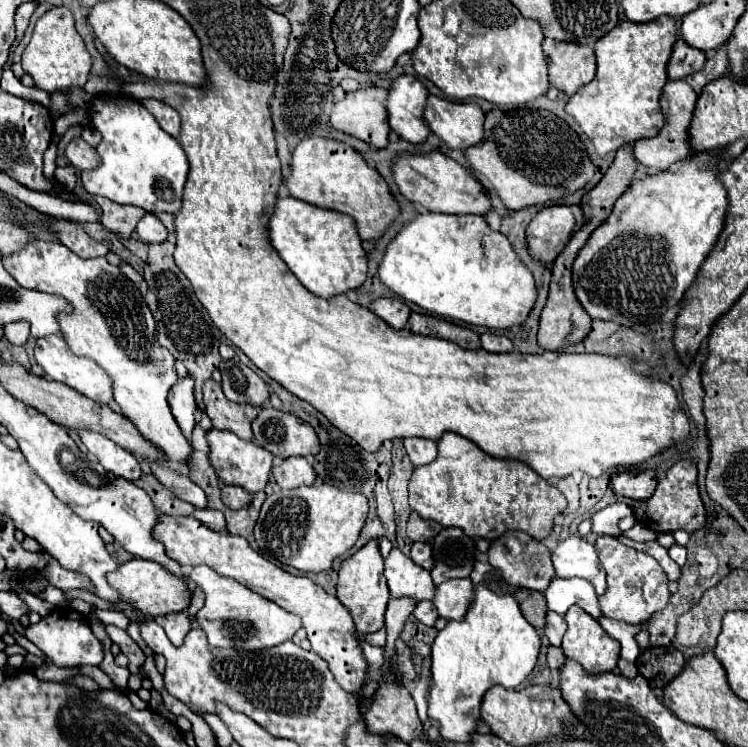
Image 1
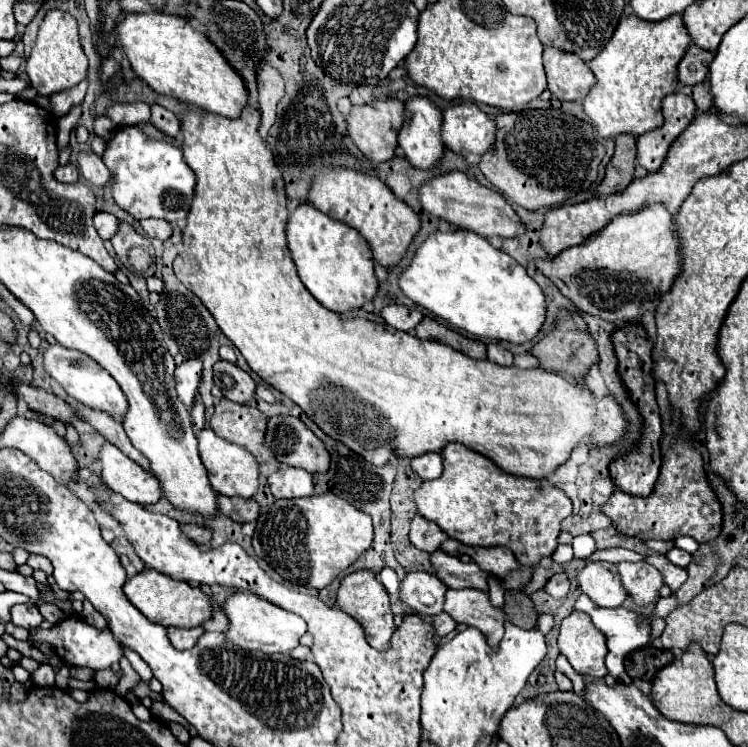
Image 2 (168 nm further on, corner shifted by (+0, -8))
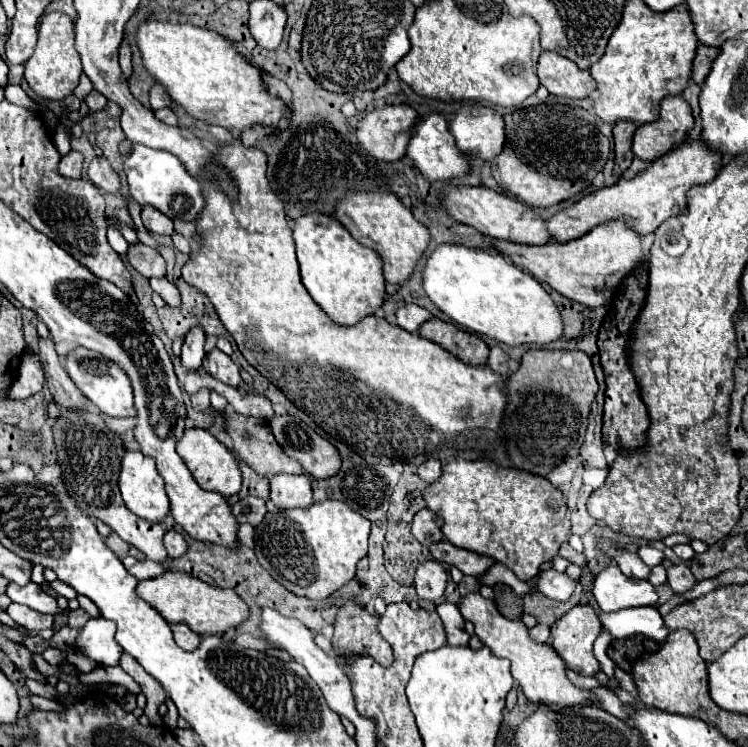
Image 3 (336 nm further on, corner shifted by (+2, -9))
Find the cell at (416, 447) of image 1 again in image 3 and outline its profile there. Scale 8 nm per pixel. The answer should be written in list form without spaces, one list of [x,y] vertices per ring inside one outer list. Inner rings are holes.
[[[427,460],[425,464],[419,466],[419,476],[427,482],[433,484],[441,478],[441,462],[439,460]]]

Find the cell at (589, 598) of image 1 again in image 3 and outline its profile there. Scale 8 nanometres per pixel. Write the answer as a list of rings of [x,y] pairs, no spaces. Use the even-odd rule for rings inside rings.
[[[643,606],[643,608],[627,608],[611,614],[601,612],[603,626],[611,632],[613,638],[629,638],[633,634],[643,634],[657,642],[663,642],[669,634],[661,614],[657,608]]]

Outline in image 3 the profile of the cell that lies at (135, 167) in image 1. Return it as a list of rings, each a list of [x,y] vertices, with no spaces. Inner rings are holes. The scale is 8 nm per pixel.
[[[135,144],[131,154],[123,160],[123,170],[129,178],[129,190],[131,196],[143,206],[151,204],[165,216],[173,220],[185,220],[195,222],[205,206],[205,198],[201,194],[201,184],[197,178],[193,178],[185,166],[181,166],[181,160],[177,160],[173,154],[163,150],[153,150],[143,144]]]

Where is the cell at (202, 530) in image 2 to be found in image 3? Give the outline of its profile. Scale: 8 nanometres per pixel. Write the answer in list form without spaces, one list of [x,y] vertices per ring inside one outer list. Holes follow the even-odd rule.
[[[165,532],[165,550],[167,550],[167,556],[169,558],[179,558],[181,554],[187,552],[187,544],[185,544],[185,538],[179,534],[179,532]]]

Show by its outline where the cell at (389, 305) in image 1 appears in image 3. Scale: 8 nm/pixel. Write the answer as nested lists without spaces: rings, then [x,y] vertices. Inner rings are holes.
[[[409,304],[409,306],[403,306],[397,310],[397,324],[401,328],[405,328],[407,332],[417,332],[419,326],[423,322],[427,322],[429,318],[431,318],[431,312],[427,312],[421,306],[415,306],[415,304]]]

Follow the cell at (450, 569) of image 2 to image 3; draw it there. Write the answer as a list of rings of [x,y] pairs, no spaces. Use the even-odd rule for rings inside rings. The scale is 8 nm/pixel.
[[[545,570],[537,580],[535,580],[537,588],[541,594],[553,598],[553,600],[559,600],[559,602],[565,602],[571,598],[575,586],[577,586],[577,580],[569,578],[565,572],[559,574],[555,570]]]

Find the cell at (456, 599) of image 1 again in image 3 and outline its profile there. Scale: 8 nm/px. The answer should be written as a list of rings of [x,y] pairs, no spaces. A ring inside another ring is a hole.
[[[467,594],[461,600],[459,610],[465,620],[471,620],[475,624],[475,634],[485,646],[491,648],[495,656],[511,660],[511,674],[515,678],[515,684],[523,688],[523,694],[529,702],[553,706],[553,710],[563,710],[569,706],[591,706],[599,702],[591,690],[583,690],[571,684],[571,680],[567,678],[567,664],[551,644],[535,642],[521,620],[503,618],[493,600],[487,600],[481,594]]]

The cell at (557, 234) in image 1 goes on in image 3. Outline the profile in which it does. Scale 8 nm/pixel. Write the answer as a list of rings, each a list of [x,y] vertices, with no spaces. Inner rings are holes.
[[[685,142],[679,148],[663,154],[653,160],[651,166],[639,172],[635,178],[621,178],[617,184],[601,188],[589,196],[583,196],[579,202],[569,208],[557,212],[547,220],[549,232],[555,242],[567,242],[587,234],[591,228],[611,222],[611,220],[627,220],[629,228],[637,234],[655,232],[667,218],[685,212],[685,200],[691,186],[711,182],[721,168],[721,156],[717,152],[709,152],[703,142]]]

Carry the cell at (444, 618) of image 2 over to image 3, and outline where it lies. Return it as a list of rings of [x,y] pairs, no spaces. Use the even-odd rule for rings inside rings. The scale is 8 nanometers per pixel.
[[[441,602],[437,606],[437,614],[441,616],[441,620],[445,624],[445,632],[447,632],[447,638],[449,638],[449,646],[467,646],[471,636],[465,630],[465,620],[463,620],[457,604]]]

